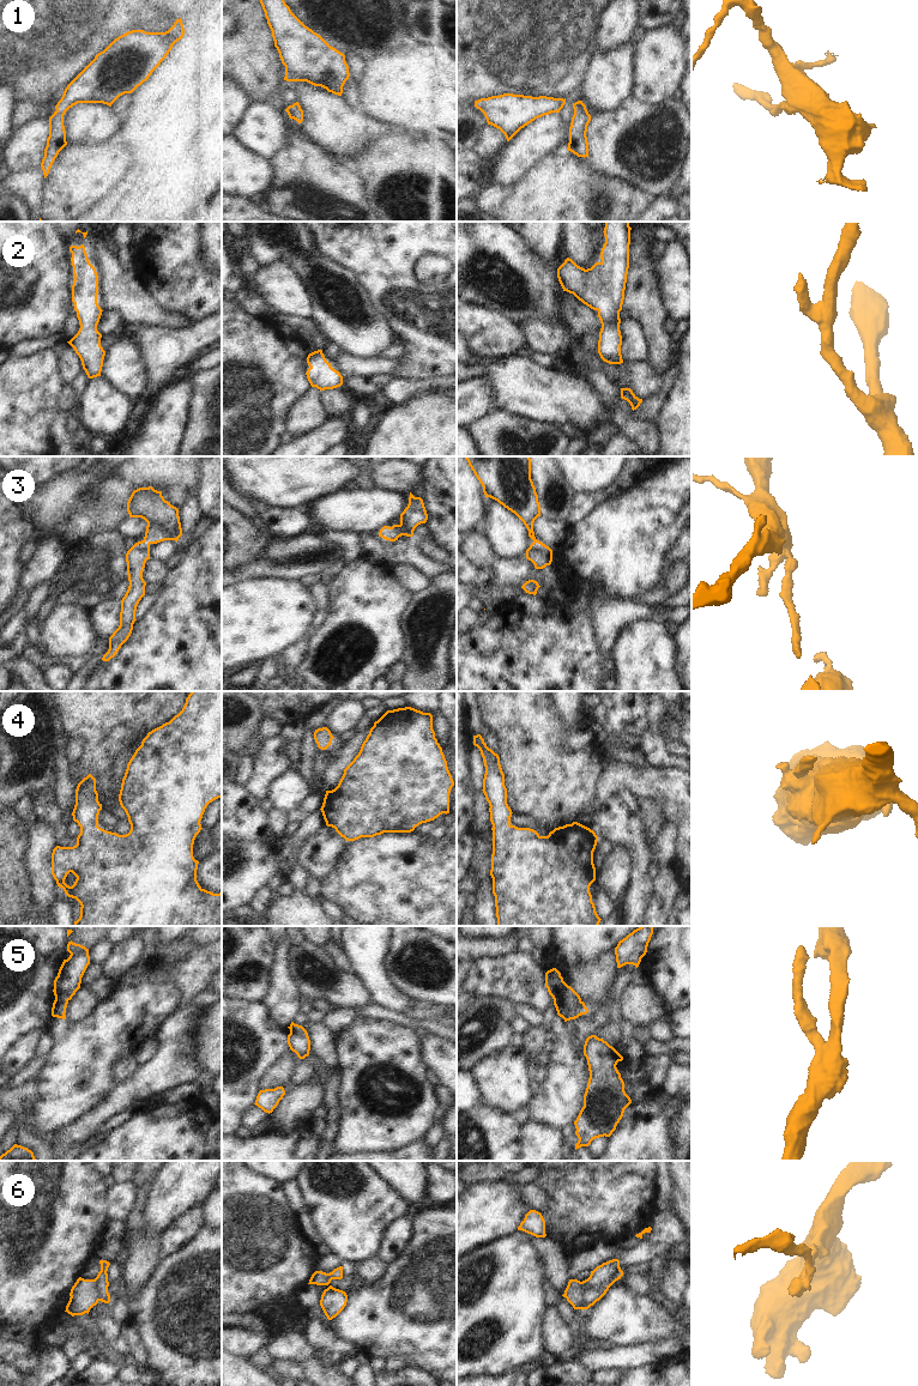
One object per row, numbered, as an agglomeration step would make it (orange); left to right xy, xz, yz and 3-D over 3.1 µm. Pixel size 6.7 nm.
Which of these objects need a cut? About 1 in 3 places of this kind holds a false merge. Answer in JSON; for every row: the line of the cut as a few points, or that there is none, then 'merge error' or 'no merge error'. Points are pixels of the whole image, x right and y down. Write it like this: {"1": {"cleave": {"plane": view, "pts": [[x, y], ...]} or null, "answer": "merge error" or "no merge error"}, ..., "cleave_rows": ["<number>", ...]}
{"1": {"cleave": null, "answer": "no merge error"}, "2": {"cleave": null, "answer": "no merge error"}, "3": {"cleave": null, "answer": "no merge error"}, "4": {"cleave": null, "answer": "no merge error"}, "5": {"cleave": null, "answer": "no merge error"}, "6": {"cleave": {"plane": "xy", "pts": [[94, 1279], [98, 1300]]}, "answer": "merge error"}, "cleave_rows": ["6"]}

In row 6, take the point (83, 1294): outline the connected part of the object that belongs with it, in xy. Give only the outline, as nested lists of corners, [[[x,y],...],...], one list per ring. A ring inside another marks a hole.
[[[79,1277],[72,1287],[70,1296],[65,1312],[72,1317],[89,1314],[90,1309],[98,1303],[95,1279]]]

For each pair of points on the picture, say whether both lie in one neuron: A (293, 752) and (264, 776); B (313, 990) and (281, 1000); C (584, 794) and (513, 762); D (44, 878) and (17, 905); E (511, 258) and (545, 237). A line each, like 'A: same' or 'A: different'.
A: different
B: different
C: same
D: different
E: different

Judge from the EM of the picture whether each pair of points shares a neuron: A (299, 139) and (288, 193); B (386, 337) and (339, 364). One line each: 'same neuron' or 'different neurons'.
A: same neuron
B: different neurons

